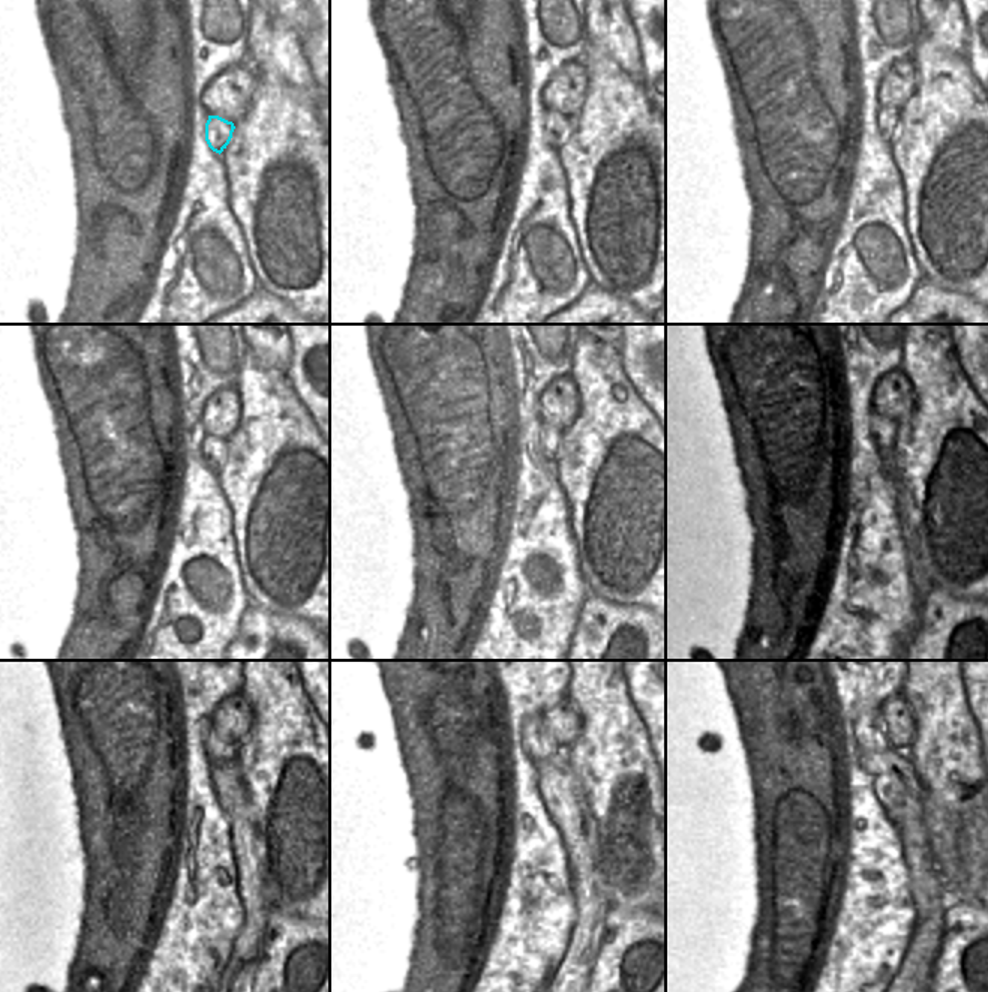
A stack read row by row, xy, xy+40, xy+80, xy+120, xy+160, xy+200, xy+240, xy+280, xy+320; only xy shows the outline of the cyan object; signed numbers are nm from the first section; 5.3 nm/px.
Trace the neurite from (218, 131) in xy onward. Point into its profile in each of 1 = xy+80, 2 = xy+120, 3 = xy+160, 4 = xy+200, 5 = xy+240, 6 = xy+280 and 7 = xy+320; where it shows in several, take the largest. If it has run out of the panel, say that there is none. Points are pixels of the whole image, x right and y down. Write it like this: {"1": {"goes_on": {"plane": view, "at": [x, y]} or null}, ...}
{"1": {"goes_on": {"plane": "xy+80", "at": [888, 117]}}, "2": {"goes_on": {"plane": "xy+120", "at": [213, 447]}}, "3": {"goes_on": {"plane": "xy+160", "at": [550, 438]}}, "4": {"goes_on": {"plane": "xy+200", "at": [883, 431]}}, "5": {"goes_on": {"plane": "xy+240", "at": [218, 751]}}, "6": {"goes_on": {"plane": "xy+280", "at": [538, 743]}}, "7": {"goes_on": {"plane": "xy+320", "at": [870, 731]}}}

